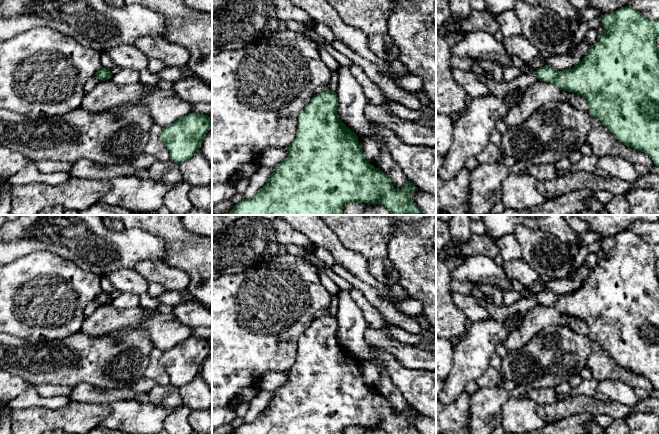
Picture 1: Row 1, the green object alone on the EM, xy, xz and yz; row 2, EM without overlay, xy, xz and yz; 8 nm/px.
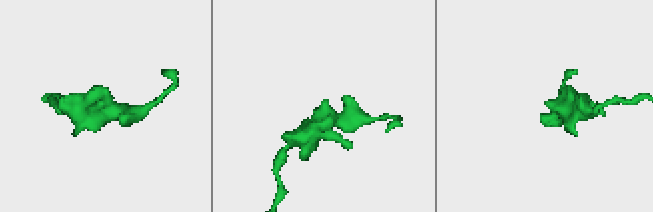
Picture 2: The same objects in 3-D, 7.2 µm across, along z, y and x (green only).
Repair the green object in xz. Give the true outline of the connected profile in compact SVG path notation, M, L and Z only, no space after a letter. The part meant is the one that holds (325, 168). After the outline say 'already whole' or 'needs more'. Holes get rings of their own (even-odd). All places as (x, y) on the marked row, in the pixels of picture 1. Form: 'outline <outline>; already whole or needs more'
outline M327 90L320 94L315 94L311 101L300 111L297 121L297 134L292 144L286 147L286 159L274 167L274 172L268 179L267 183L259 189L259 191L248 200L243 199L229 212L221 215L344 215L343 208L347 203L366 203L381 204L386 207L391 215L422 215L419 207L410 199L412 192L418 188L410 181L399 190L393 187L392 180L389 175L385 174L380 168L375 168L365 158L363 150L358 142L358 136L352 132L339 119L337 114L338 97L336 92Z; already whole

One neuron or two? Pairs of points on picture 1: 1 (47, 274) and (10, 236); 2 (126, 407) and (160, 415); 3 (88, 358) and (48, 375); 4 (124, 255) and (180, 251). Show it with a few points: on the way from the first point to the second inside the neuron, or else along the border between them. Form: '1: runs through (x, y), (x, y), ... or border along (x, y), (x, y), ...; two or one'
1: border along (50, 253), (46, 251), (30, 251), (10, 262); two
2: runs through (134, 415), (152, 415); one
3: runs through (81, 368), (78, 370), (59, 370); one
4: border along (151, 233), (158, 236), (164, 243), (165, 262); two

